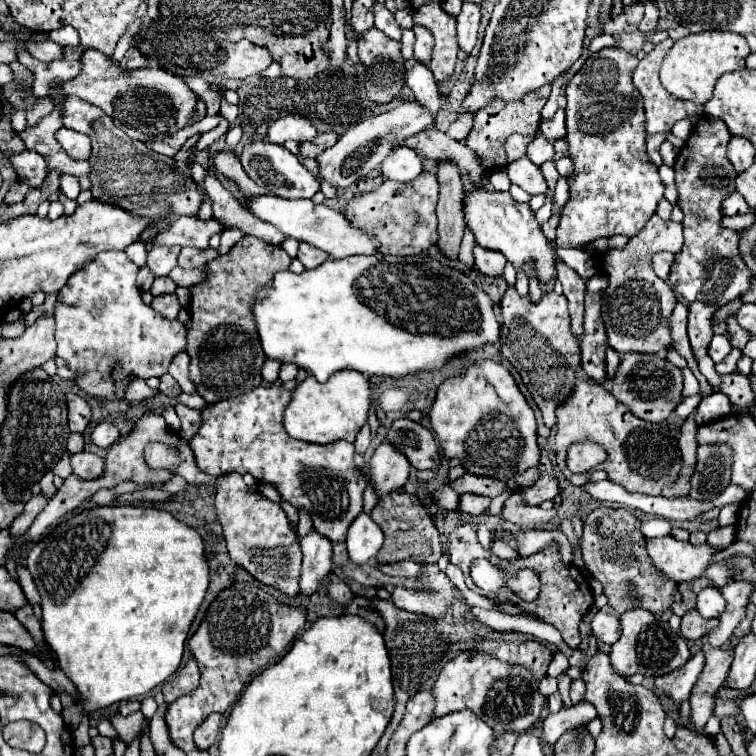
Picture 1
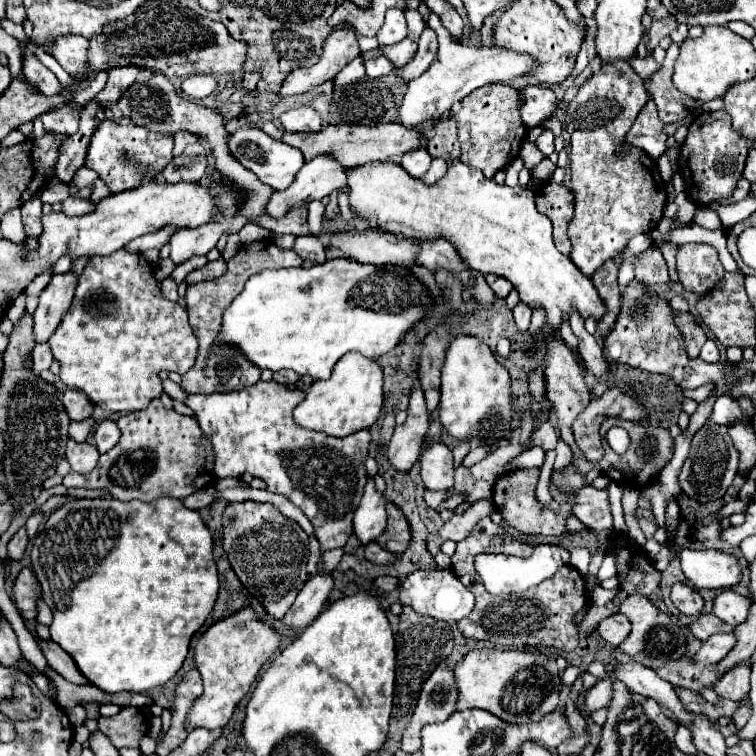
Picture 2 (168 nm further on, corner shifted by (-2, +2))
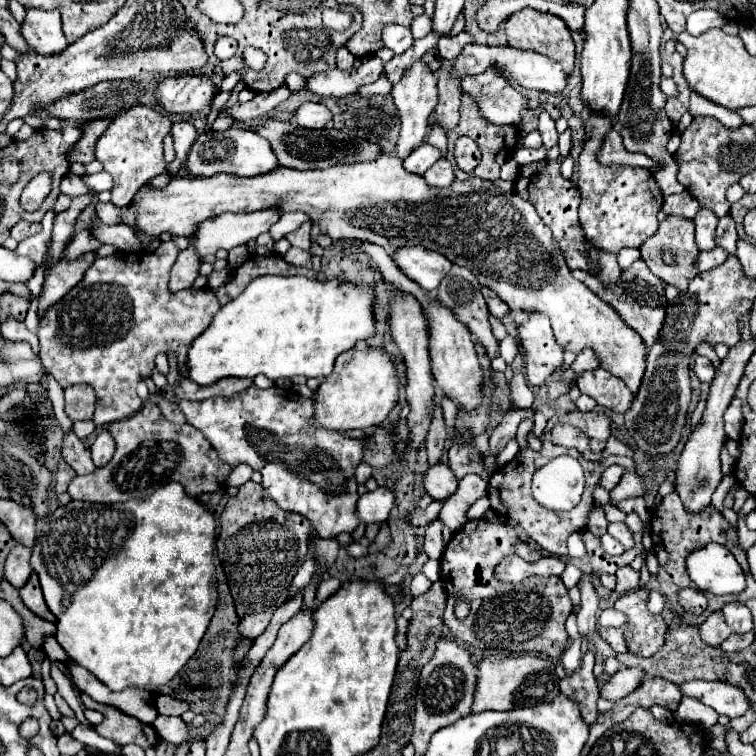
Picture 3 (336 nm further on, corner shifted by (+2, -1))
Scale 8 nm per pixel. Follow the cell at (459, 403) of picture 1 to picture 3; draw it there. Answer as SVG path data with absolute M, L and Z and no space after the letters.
M402 272L398 282L394 282L396 286L400 286L402 290L412 292L418 302L424 306L426 314L428 314L428 326L430 326L430 360L432 360L432 374L434 374L434 382L436 386L442 390L442 394L446 398L450 398L460 410L464 412L474 412L482 398L484 398L484 370L478 362L478 354L474 348L474 342L470 338L470 330L460 324L456 320L456 316L452 316L452 312L448 312L448 308L444 308L442 304L432 304L426 294L420 290L420 286L412 284L412 280L408 280Z

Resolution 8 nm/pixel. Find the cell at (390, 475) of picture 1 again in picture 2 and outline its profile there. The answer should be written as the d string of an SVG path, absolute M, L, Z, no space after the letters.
M414 387L408 403L408 419L404 425L398 425L394 429L392 441L388 445L388 459L394 469L402 473L410 471L410 467L420 457L420 447L422 441L426 439L426 433L428 433L428 411L424 393L420 387Z

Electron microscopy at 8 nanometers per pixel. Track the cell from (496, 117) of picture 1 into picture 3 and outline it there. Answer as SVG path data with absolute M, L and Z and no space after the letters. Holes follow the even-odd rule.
M462 92L460 102L462 102L462 104L460 104L460 124L458 124L458 128L454 128L452 132L448 132L448 156L446 156L446 158L448 158L448 162L452 164L454 174L456 174L458 180L466 180L468 176L478 176L478 178L484 178L484 180L496 180L498 174L500 174L500 166L502 166L508 158L512 158L512 154L514 154L516 146L518 146L518 128L516 128L516 126L496 126L496 124L488 122L488 120L482 116L476 98L472 98L472 96L466 94L466 92ZM460 136L470 136L470 138L474 138L476 144L478 144L478 148L482 150L482 160L480 160L480 164L478 164L472 172L462 172L462 170L456 166L456 162L454 162L454 144L456 144L456 140L458 140Z

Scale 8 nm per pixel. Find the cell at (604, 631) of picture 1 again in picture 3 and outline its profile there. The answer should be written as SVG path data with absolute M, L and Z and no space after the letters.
M618 626L618 628L600 628L600 636L604 636L604 640L616 650L616 654L628 652L626 642L624 642L624 626Z

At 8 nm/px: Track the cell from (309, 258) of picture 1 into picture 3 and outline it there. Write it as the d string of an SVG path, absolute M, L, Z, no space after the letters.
M290 248L286 254L284 254L284 260L290 260L290 264L296 264L296 266L306 266L310 268L310 252L306 250L300 250L300 248Z

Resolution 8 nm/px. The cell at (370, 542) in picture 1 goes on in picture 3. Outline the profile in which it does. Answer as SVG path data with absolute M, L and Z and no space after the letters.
M388 488L366 492L356 502L356 516L364 524L386 522L390 510L392 510L392 492L388 492Z

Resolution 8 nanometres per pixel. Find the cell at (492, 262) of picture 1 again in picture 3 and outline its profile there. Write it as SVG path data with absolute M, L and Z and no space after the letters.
M482 288L482 296L484 296L486 304L488 304L488 310L490 310L494 316L502 318L502 316L506 316L506 314L510 312L508 304L504 304L504 300L500 300L500 296L496 296L496 292L492 292L490 288Z

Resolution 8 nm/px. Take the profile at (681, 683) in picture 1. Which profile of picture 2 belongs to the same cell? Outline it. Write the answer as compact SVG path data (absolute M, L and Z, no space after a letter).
M718 633L712 635L708 641L702 643L702 647L698 649L696 663L700 667L708 665L708 663L716 663L720 659L724 659L728 655L728 649L732 649L732 645L736 645L736 635L734 633Z

